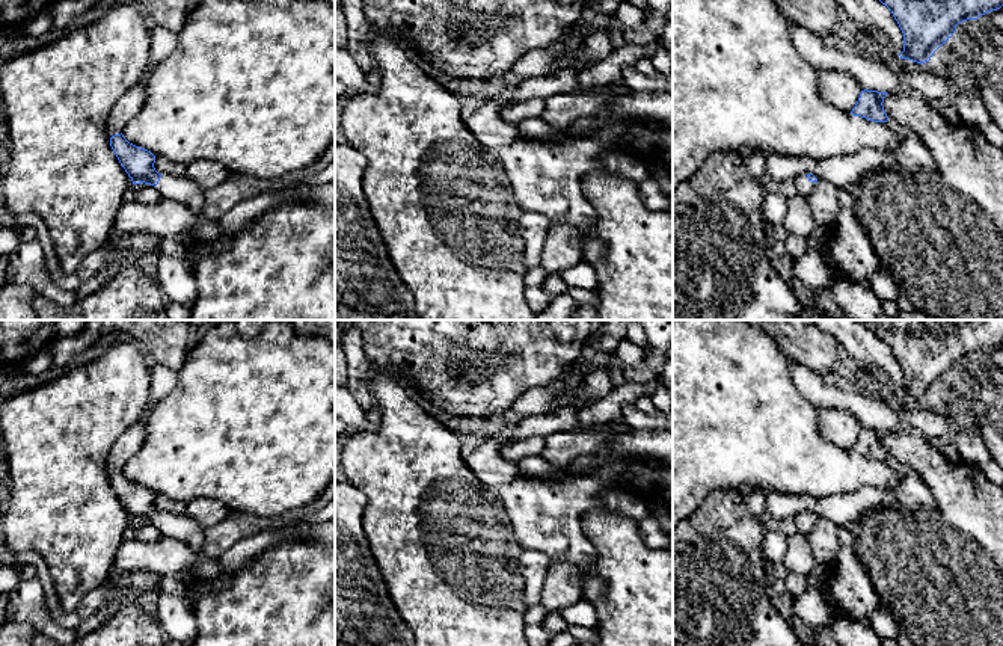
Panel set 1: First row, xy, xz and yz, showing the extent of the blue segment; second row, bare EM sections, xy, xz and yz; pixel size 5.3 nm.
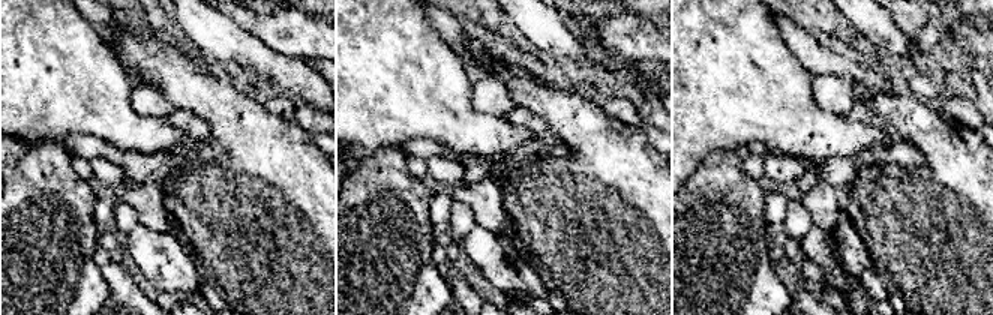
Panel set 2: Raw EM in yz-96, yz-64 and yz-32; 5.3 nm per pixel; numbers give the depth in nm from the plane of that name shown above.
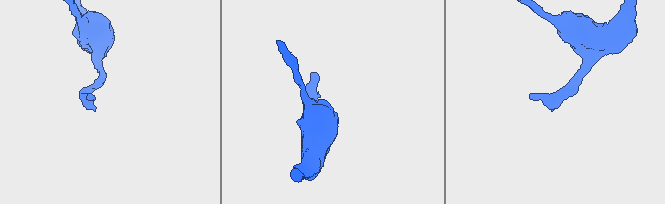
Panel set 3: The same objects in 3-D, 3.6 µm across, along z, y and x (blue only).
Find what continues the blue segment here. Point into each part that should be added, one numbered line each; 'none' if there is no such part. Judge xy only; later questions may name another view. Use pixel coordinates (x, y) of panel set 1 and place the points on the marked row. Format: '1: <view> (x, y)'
1: xy (175, 187)

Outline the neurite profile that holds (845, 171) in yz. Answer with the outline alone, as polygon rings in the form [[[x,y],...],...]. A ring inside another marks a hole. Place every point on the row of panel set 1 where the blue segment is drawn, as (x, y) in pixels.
[[[905,131],[896,152],[863,149],[854,155],[830,160],[765,155],[765,172],[775,181],[793,181],[799,175],[813,174],[837,189],[855,187],[867,174],[897,169],[900,172],[934,171],[934,160],[923,140],[914,131]]]

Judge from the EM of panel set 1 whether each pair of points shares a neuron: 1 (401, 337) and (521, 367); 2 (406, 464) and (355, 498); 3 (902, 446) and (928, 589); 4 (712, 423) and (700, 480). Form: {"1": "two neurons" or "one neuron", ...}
{"1": "one neuron", "2": "two neurons", "3": "one neuron", "4": "one neuron"}

